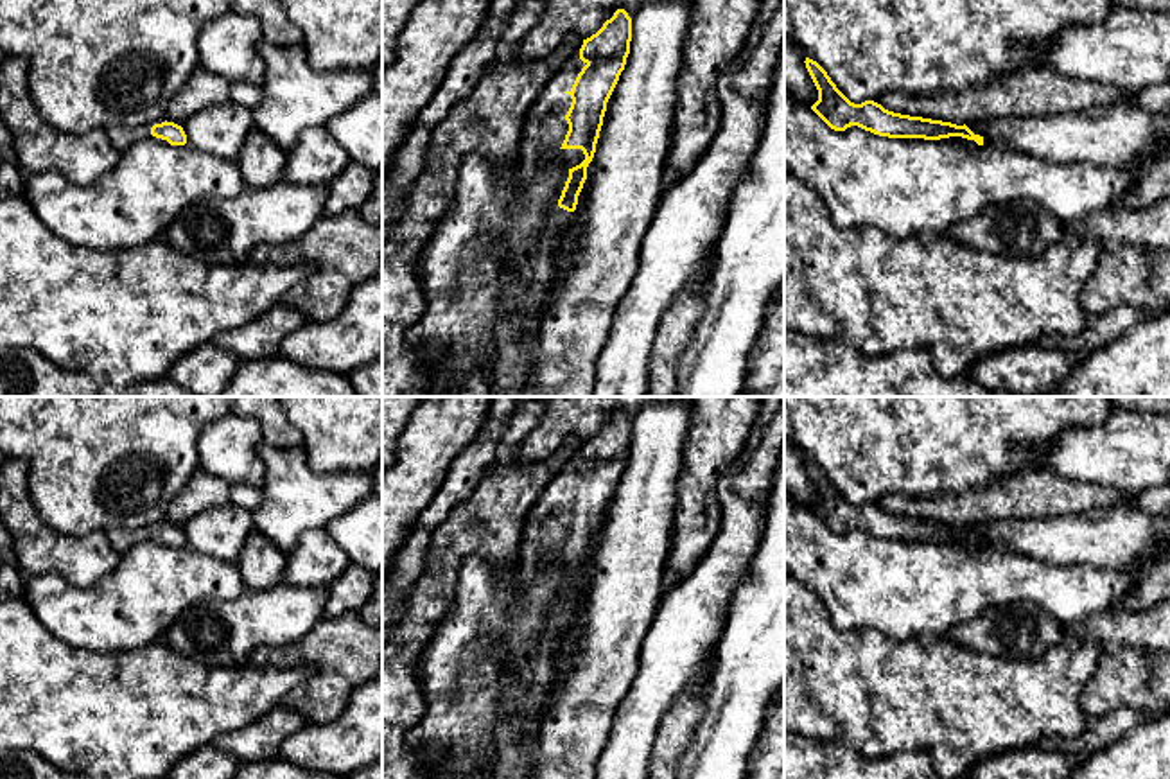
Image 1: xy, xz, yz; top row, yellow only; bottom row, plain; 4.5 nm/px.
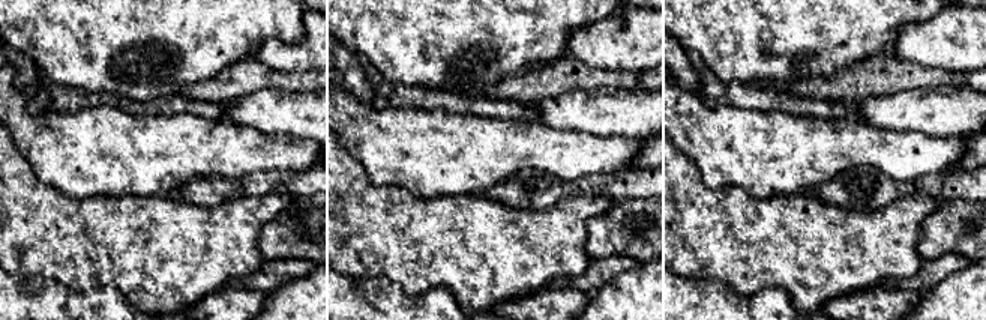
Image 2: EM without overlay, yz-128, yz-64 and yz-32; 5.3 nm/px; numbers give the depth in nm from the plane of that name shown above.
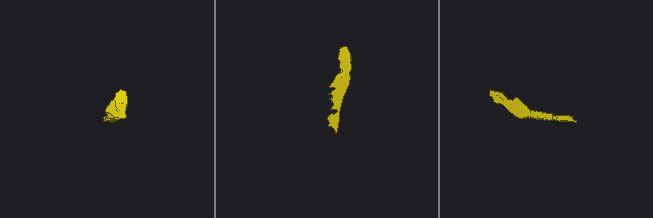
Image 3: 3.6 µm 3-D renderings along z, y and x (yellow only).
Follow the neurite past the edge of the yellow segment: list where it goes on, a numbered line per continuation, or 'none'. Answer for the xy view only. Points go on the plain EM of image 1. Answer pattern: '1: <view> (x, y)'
1: xy (113, 535)

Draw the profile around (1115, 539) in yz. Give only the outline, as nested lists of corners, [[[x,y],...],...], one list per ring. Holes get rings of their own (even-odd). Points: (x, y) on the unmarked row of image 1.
[[[1123,504],[1053,519],[983,521],[965,528],[983,540],[983,547],[1007,547],[1055,565],[1125,571],[1170,549],[1170,517],[1152,515]]]

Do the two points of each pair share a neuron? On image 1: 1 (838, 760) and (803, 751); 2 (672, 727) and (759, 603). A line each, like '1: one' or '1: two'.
1: one
2: two

